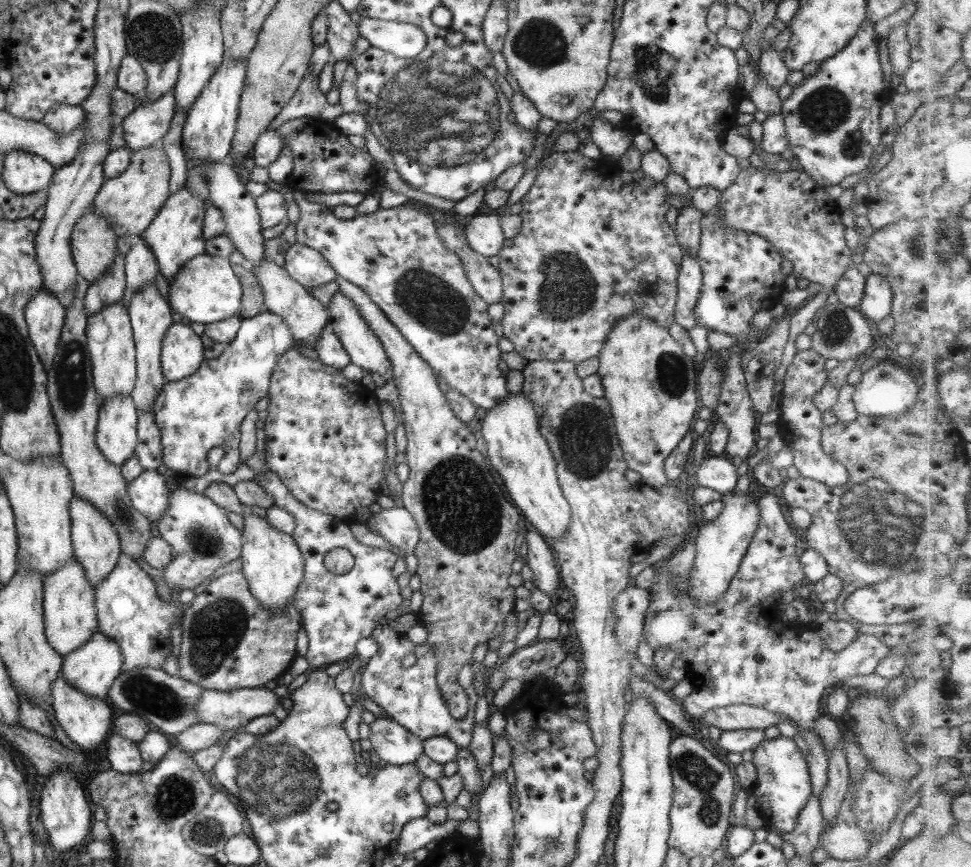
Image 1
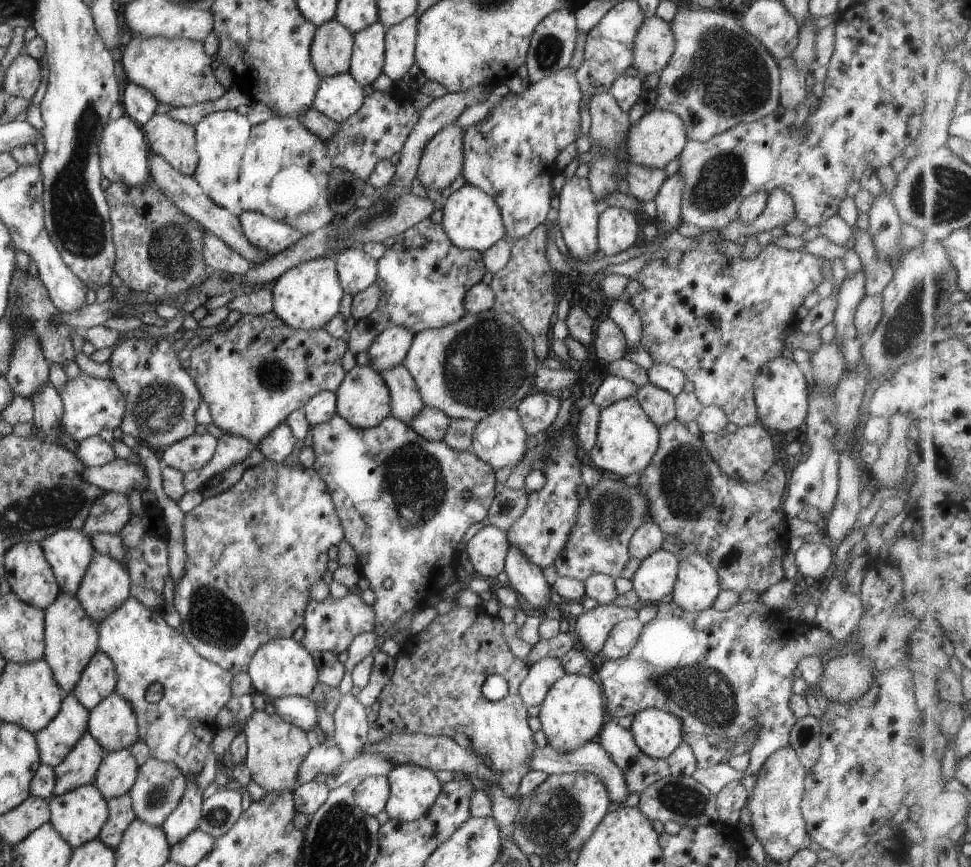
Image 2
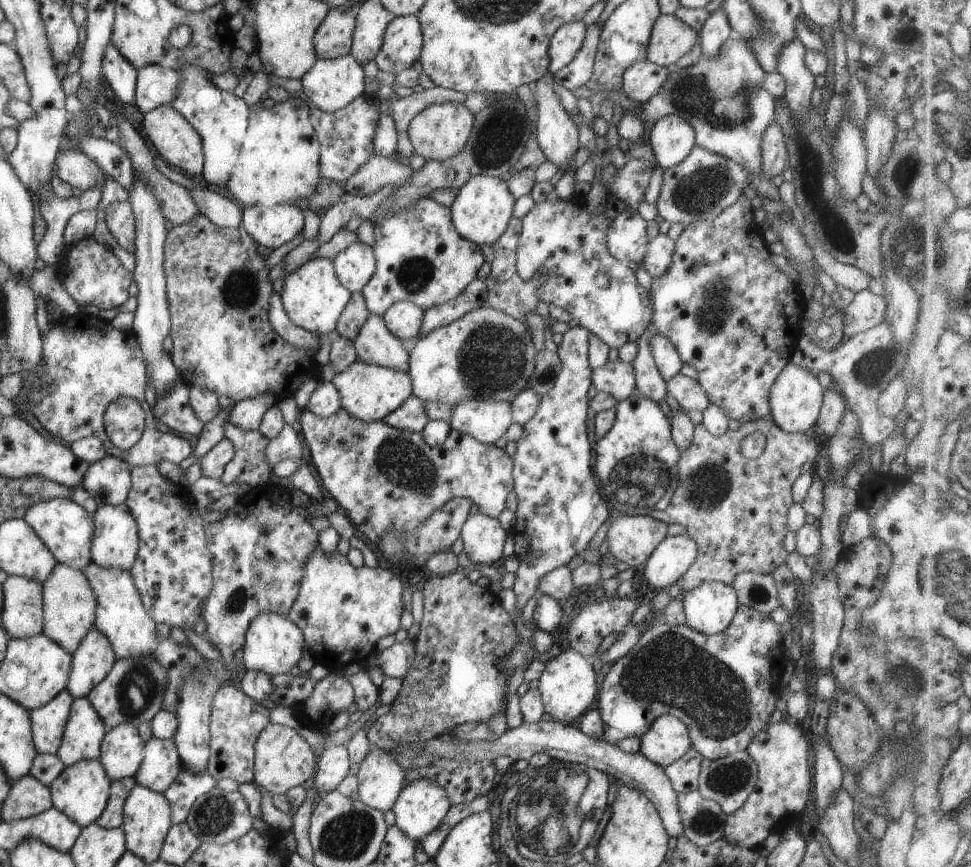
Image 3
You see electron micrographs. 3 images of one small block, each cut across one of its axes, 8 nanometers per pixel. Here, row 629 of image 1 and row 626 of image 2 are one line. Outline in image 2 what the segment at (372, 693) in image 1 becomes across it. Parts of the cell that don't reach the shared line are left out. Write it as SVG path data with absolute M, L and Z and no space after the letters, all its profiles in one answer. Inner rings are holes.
M335 413L329 420L311 427L312 449L315 452L315 462L313 462L313 470L317 472L317 476L323 480L330 492L332 503L334 504L335 514L339 517L344 530L344 540L353 548L356 556L356 565L360 569L360 576L368 582L369 589L375 595L373 602L373 612L375 613L373 634L375 636L385 635L386 630L400 620L405 614L413 612L416 609L423 609L429 598L441 595L441 591L445 586L449 586L457 577L461 567L459 551L455 546L461 540L461 536L471 524L479 522L487 516L487 511L491 500L495 496L498 487L495 484L495 470L488 464L481 462L472 450L465 452L453 452L453 448L449 448L442 440L425 440L419 436L410 426L399 422L397 418L387 415L377 426L361 430L360 428L351 428L351 424L347 424L341 416Z

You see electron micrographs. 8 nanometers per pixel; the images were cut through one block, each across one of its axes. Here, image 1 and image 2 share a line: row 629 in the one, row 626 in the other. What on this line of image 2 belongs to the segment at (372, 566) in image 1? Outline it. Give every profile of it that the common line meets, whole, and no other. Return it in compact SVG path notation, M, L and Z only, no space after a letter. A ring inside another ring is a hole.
M346 592L342 598L332 598L328 595L321 602L310 598L303 611L304 636L300 640L301 646L309 654L317 651L337 655L343 650L347 650L351 640L359 633L372 631L374 618L373 607L365 604L360 595L355 592Z

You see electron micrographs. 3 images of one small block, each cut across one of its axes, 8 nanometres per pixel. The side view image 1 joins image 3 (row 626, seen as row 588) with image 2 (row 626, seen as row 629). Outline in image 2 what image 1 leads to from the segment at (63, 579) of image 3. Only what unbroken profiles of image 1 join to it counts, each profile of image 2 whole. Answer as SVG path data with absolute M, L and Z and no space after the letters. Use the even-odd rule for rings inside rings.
M59 591L57 598L44 610L44 655L43 660L51 668L53 680L59 686L61 698L73 692L81 672L91 656L98 651L97 625L83 612L75 595Z

